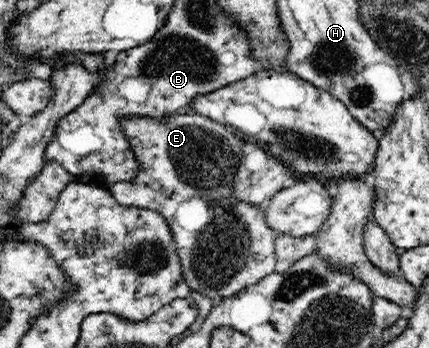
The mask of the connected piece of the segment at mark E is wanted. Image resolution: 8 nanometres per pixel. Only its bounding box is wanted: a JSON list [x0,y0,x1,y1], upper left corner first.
[108,112,277,302]

